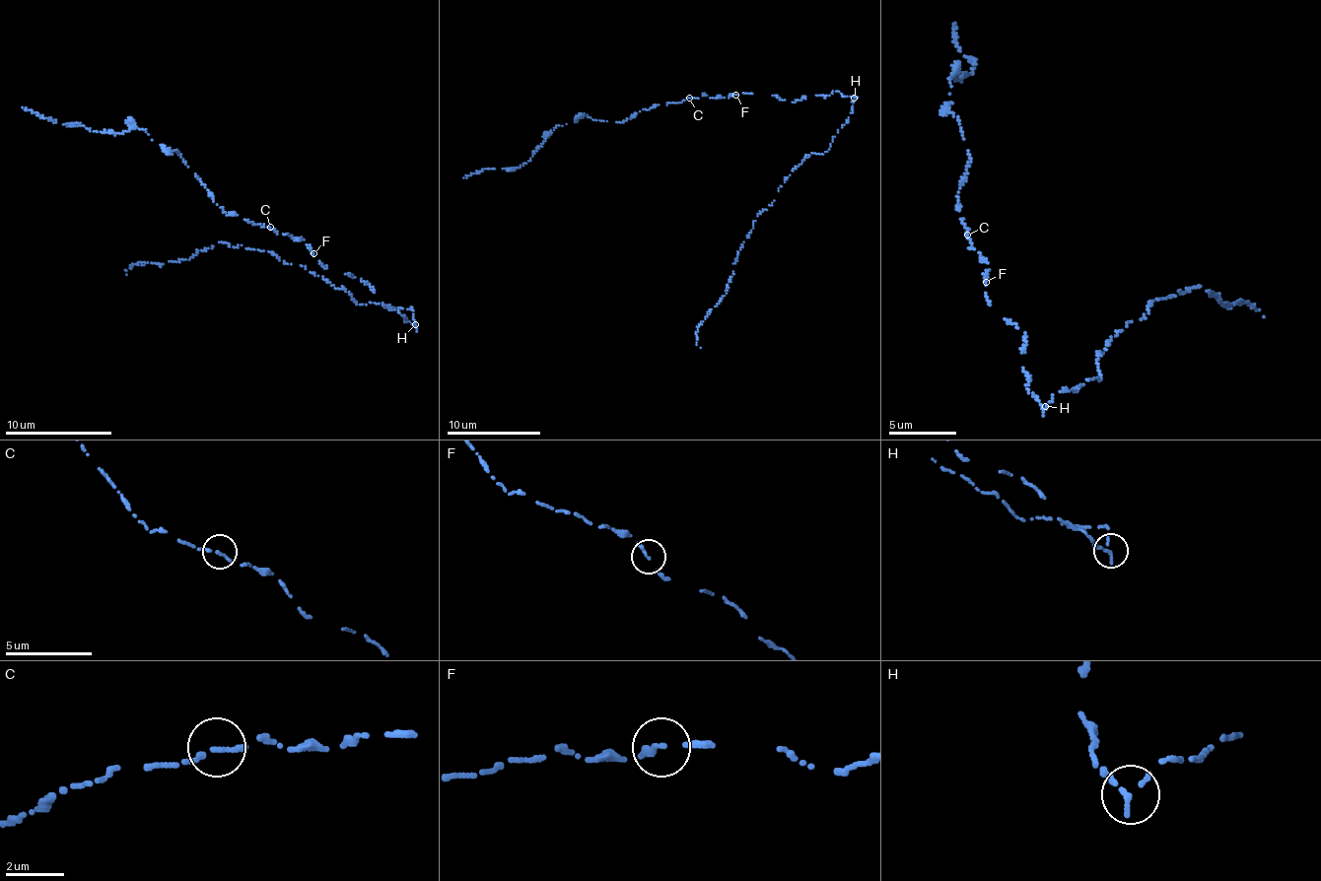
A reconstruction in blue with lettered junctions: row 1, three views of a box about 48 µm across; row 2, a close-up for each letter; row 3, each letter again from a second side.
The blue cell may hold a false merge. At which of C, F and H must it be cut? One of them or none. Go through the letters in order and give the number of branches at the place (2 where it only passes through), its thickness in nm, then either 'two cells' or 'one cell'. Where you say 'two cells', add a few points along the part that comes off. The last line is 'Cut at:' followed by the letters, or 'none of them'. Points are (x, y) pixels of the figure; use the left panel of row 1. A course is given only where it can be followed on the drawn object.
C: 1 branches meet; 240 nm thick; one cell
F: 1 branches meet; 240 nm thick; one cell
H: 1 branches meet; 240 nm thick; two cells; foreign part runs (415, 323), (413, 310), (360, 304), (322, 276), (242, 245), (219, 242), (189, 259), (140, 262), (126, 275)
Cut at: H

